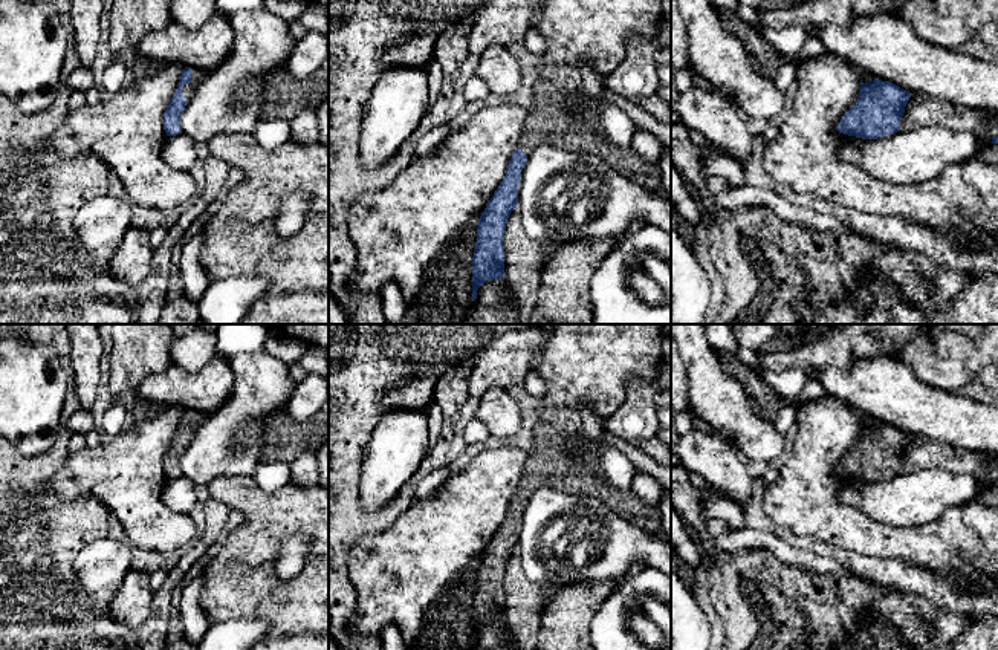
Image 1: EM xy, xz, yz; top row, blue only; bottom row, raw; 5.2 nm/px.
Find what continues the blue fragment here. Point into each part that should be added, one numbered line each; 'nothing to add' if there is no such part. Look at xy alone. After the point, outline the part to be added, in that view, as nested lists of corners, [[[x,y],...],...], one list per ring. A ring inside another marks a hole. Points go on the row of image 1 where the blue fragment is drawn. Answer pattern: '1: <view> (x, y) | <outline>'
1: xy (197, 75) | [[[191,69],[191,83],[183,86],[182,92],[185,99],[188,101],[196,90],[197,84],[206,76],[208,72],[203,72],[200,69]]]

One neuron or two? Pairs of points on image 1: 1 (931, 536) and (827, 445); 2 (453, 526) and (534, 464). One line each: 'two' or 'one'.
1: one
2: two

